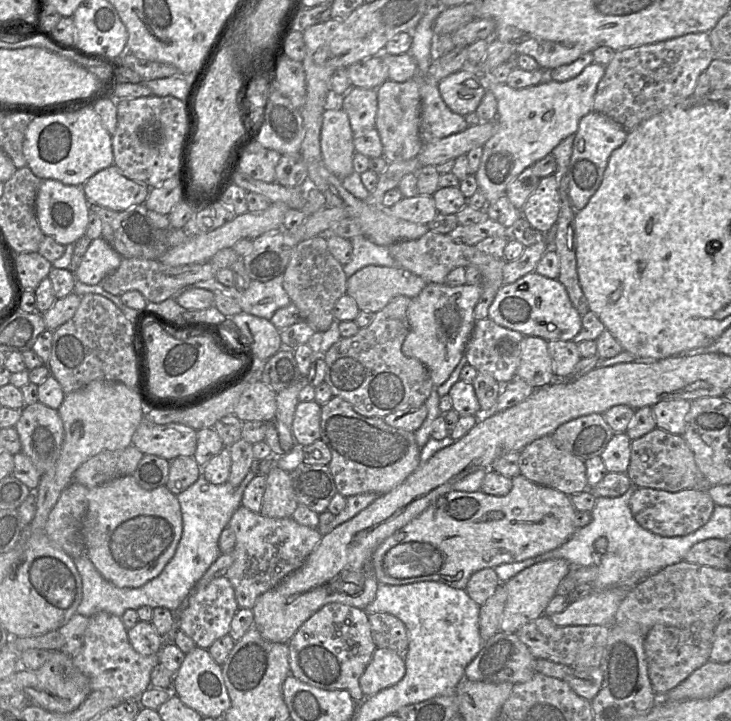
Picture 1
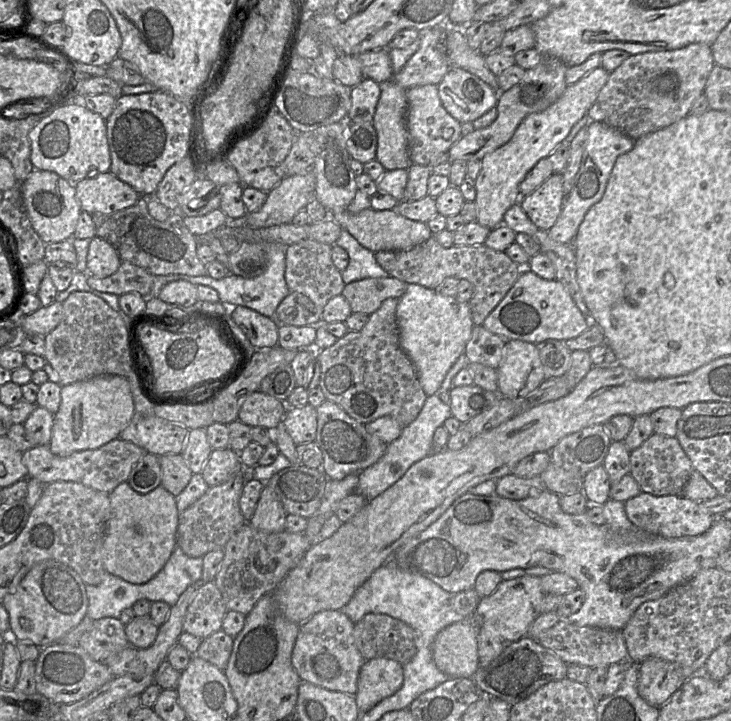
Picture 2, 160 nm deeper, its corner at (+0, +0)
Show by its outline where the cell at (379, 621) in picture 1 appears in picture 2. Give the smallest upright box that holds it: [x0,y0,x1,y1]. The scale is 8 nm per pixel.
[354,614,417,665]

